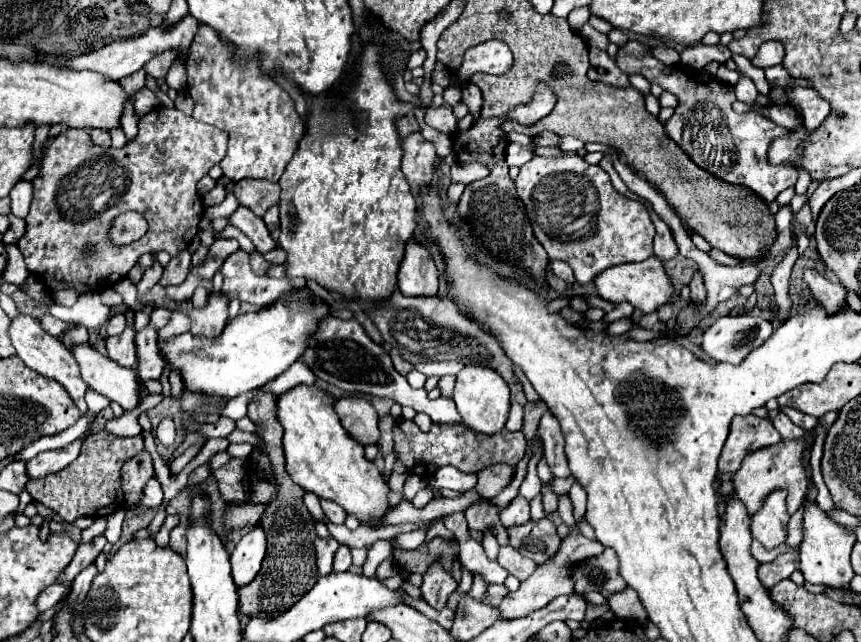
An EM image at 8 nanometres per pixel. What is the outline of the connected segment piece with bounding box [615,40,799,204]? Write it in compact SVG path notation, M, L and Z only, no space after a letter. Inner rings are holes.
M629 40L617 52L617 66L623 74L641 74L653 84L659 84L663 90L675 94L679 98L679 106L671 120L665 122L665 134L679 144L679 148L703 170L711 176L729 182L741 184L751 188L759 198L771 204L785 188L793 188L799 172L791 164L773 166L767 162L767 148L773 138L783 136L787 128L777 126L775 122L767 120L757 112L737 114L731 104L735 102L733 86L713 80L707 84L699 84L693 72L687 72L681 66L667 66L655 60L647 46L635 40Z

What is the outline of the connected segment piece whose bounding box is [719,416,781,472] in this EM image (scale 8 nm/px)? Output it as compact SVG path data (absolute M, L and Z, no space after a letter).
M735 416L729 438L719 458L719 472L737 472L745 454L777 444L779 440L781 436L771 420L757 416Z

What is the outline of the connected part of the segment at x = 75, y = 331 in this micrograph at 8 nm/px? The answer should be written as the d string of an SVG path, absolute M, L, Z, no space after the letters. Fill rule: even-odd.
M73 324L73 328L69 328L65 334L61 334L61 342L71 348L73 344L81 344L81 342L89 342L89 334L87 328L83 324Z

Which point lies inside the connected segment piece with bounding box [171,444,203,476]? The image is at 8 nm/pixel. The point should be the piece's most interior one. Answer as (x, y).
(180, 462)

